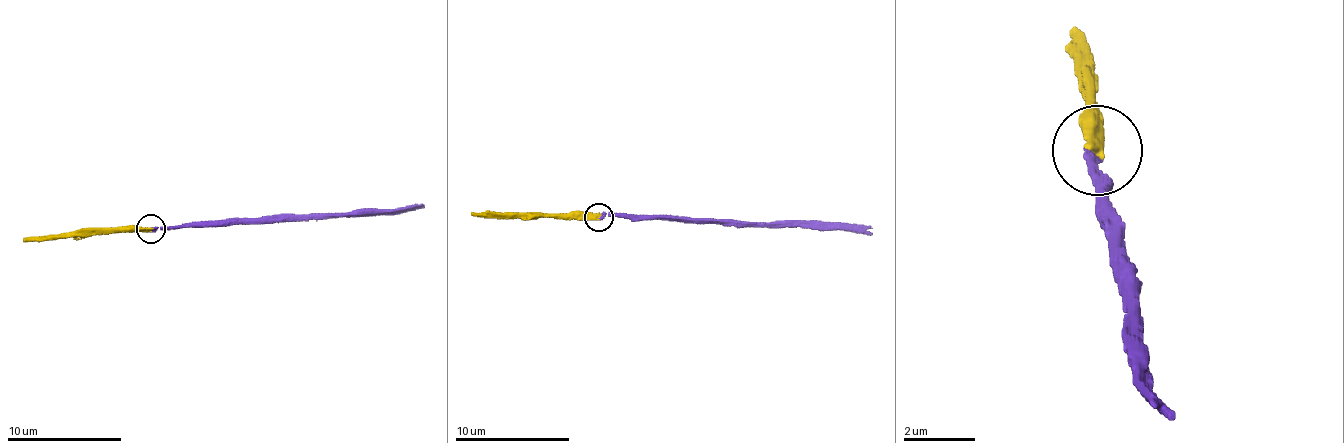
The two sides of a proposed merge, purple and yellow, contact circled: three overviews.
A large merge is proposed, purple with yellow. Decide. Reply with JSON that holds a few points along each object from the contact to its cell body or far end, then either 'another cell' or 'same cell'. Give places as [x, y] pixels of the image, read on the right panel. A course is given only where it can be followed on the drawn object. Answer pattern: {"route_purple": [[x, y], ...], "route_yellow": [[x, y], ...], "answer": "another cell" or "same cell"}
{"route_purple": [[1099, 147], [1090, 181], [1135, 390], [1171, 418]], "route_yellow": [[1099, 147], [1090, 47], [1072, 37]], "answer": "same cell"}

